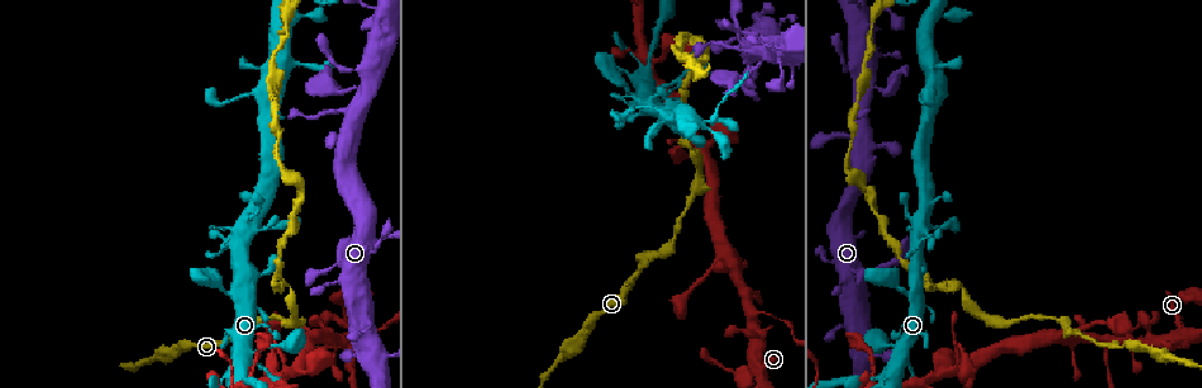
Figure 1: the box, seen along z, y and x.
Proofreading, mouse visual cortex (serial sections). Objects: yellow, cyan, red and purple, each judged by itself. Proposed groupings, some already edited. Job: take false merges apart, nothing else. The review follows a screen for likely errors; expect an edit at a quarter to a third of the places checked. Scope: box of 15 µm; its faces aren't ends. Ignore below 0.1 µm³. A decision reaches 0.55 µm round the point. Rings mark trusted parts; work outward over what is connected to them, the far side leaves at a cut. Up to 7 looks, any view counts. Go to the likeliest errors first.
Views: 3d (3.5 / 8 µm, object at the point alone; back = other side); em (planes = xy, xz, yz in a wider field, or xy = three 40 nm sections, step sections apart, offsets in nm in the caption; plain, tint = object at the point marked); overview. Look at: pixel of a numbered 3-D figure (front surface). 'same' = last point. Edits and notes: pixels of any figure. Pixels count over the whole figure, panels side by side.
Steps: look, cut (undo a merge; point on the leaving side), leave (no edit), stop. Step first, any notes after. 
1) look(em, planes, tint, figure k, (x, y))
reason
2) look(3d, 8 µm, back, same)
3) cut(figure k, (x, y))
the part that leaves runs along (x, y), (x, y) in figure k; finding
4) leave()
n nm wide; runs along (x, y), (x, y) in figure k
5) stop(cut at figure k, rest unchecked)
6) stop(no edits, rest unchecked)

look(3d, 3.5 µm, figure 1, (278, 287))
abrupt turn

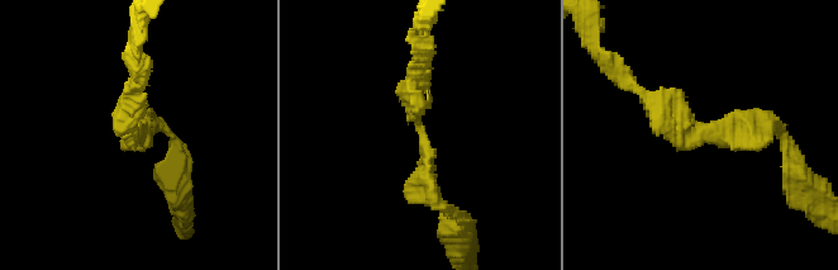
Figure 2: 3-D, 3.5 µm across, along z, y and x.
look(em, xy, step 1, plain, figure 2, (419, 129))

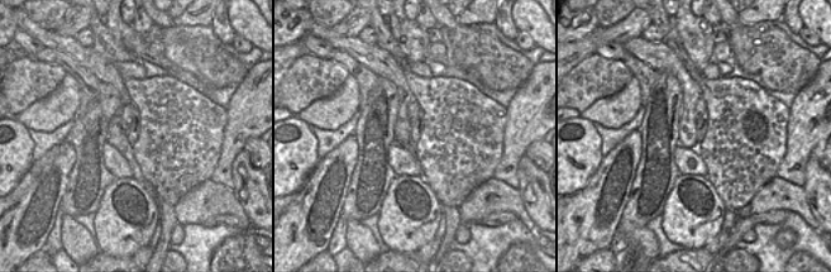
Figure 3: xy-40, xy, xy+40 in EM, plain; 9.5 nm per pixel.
look(em, xy, step 1, tint, same)
with the object marked

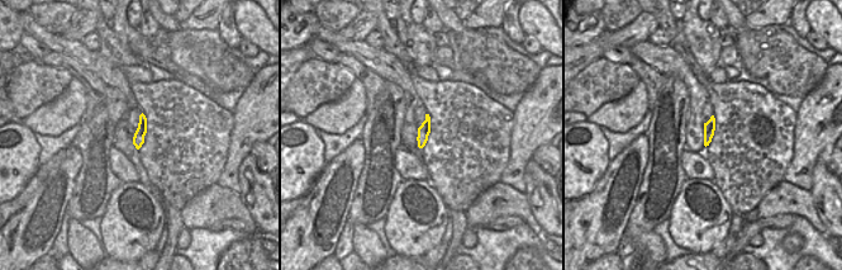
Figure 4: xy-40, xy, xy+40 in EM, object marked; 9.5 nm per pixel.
leave()
runs along (774, 124), (693, 132), (674, 93), (644, 93) in figure 2; all the same cell

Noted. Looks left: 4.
look(3d, 8 µm, figure 1, (679, 48))
a narrow waist

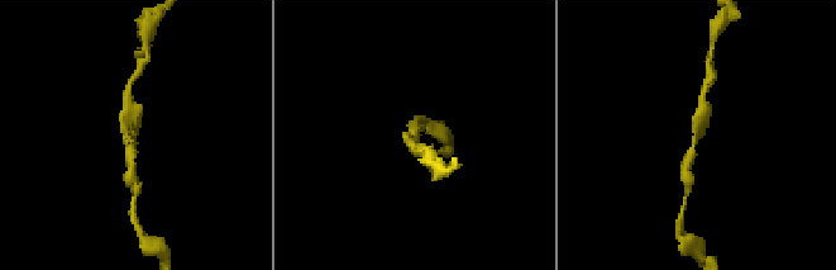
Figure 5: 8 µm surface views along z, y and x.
look(3d, 3.5 µm, back, figure 5, (696, 138))

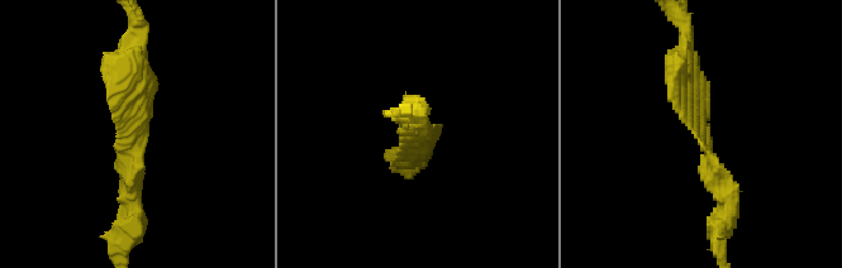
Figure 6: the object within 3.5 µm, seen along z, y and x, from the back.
look(em, xy, step 5, tint, figure 6, (137, 130))
shape alone is not enough

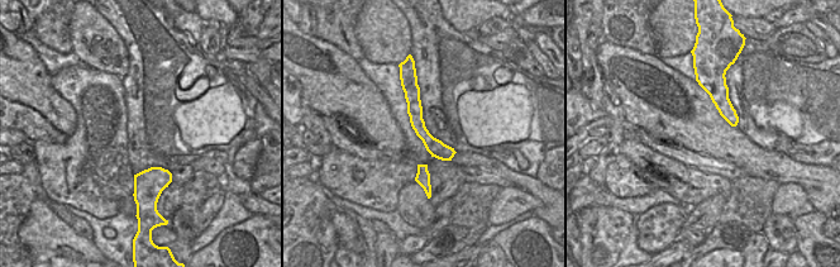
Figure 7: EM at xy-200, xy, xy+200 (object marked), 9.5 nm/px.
leave()
runs along (411, 80), (418, 125), (448, 157) in figure 7; all the same cell

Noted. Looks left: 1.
stop(no edits, rest unchecked)

